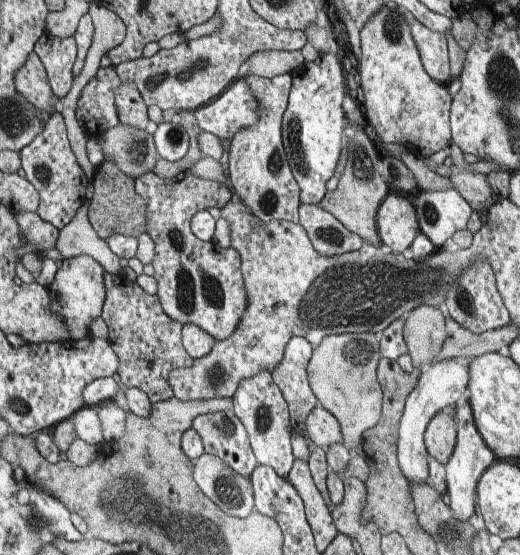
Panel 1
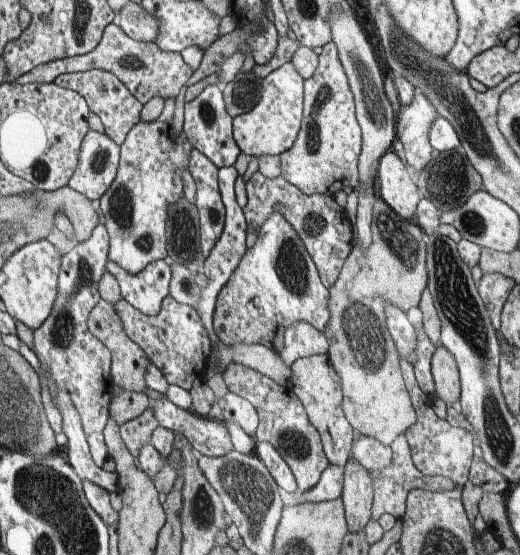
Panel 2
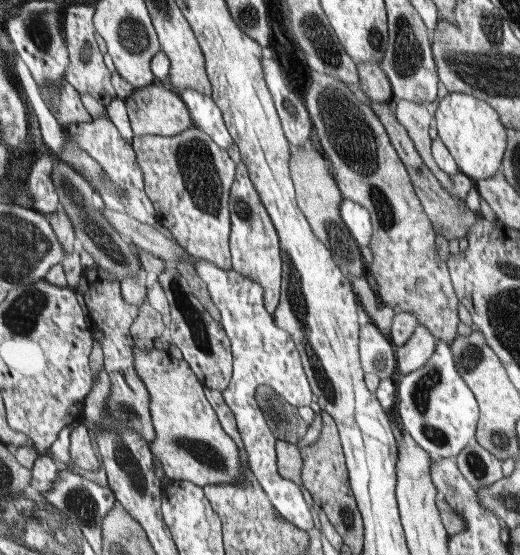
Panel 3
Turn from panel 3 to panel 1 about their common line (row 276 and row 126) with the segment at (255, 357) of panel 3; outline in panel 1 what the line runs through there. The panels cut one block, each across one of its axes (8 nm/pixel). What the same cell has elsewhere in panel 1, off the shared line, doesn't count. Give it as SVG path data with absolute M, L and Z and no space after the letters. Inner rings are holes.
M241 76L229 88L210 103L194 111L202 131L214 134L218 139L232 141L240 128L252 126L258 120L260 104L252 98L252 92Z

